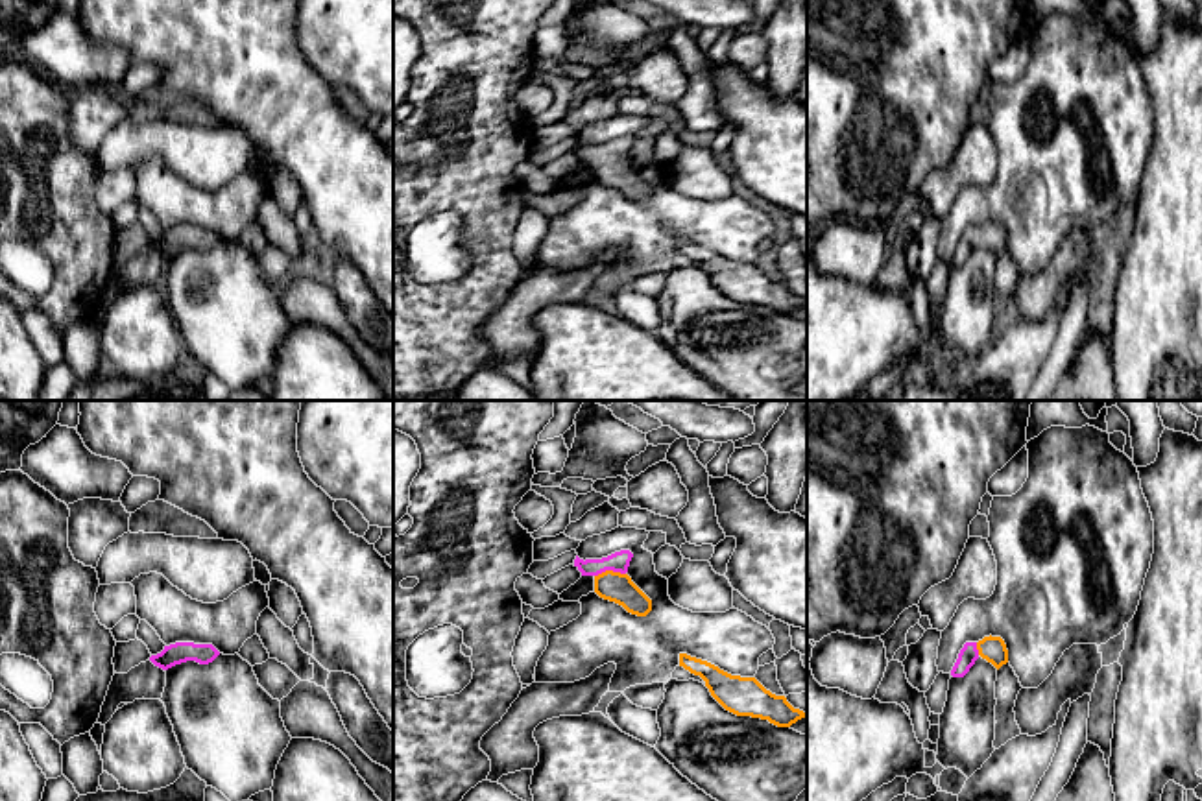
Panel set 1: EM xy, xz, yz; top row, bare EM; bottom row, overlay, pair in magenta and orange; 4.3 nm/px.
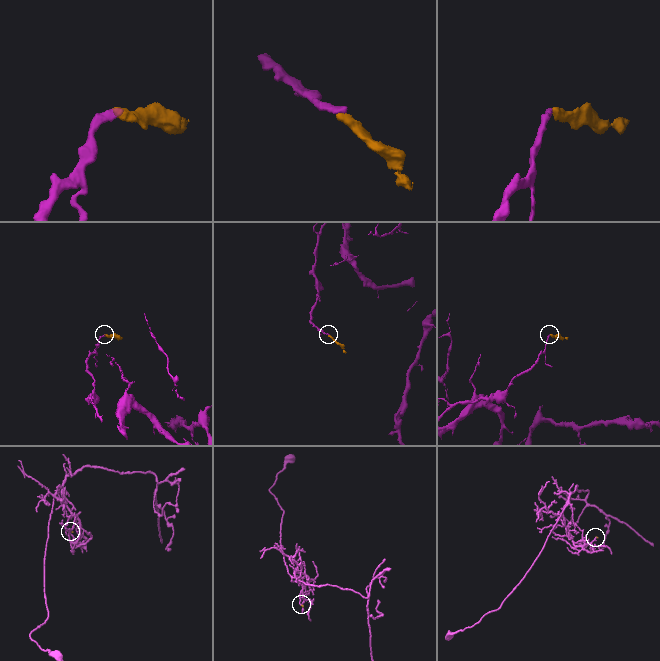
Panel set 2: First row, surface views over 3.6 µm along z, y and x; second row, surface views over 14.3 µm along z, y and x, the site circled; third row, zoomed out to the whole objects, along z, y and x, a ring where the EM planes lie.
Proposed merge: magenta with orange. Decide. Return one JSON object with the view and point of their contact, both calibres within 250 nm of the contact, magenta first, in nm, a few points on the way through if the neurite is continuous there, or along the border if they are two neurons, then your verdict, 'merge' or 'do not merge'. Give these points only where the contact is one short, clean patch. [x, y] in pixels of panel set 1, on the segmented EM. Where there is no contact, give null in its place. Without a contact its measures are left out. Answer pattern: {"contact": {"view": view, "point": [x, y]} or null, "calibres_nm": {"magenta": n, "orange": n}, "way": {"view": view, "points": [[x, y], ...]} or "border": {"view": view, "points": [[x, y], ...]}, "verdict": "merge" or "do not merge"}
{"contact": {"view": "xz", "point": [610, 569]}, "calibres_nm": {"magenta": 90, "orange": 130}, "way": {"view": "xz", "points": [[619, 561], [610, 569], [610, 580], [617, 587]]}, "verdict": "merge"}

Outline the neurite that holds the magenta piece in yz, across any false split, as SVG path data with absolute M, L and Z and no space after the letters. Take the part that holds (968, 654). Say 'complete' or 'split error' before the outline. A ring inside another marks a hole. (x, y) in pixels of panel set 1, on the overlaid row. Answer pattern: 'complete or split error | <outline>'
split error | M984 637L979 642L966 642L958 653L958 659L951 670L953 677L964 677L975 661L982 657L997 670L1008 663L1008 650L1001 637Z

